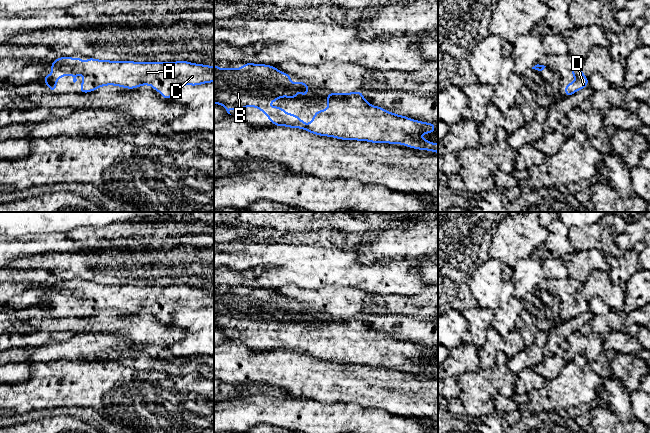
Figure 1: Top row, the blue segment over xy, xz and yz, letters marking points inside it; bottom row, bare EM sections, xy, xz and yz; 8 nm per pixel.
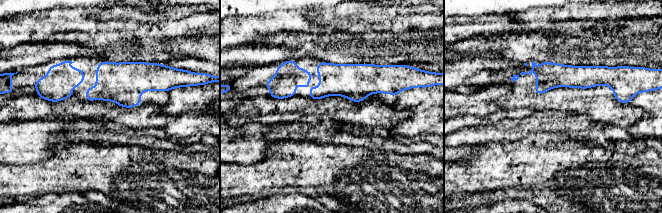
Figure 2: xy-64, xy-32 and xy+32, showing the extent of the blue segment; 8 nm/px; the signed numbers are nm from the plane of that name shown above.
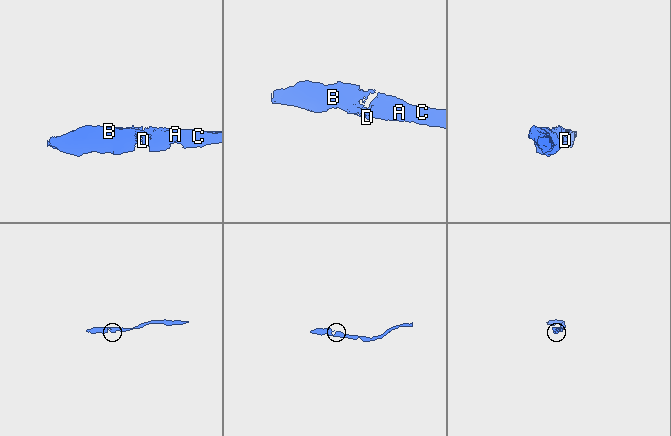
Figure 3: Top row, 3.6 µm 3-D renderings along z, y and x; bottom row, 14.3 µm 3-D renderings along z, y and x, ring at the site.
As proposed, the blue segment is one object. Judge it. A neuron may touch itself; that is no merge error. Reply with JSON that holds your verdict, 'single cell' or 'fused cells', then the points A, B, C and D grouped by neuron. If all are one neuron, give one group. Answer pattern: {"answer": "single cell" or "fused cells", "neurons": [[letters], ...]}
{"answer": "single cell", "neurons": [["A", "B", "C", "D"]]}

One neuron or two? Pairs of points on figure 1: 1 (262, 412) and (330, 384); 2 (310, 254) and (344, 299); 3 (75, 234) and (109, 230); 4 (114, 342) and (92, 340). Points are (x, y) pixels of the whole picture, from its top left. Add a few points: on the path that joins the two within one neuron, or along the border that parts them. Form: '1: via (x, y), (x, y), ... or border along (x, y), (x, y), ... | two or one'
1: border along (291, 397), (311, 398), (319, 401) | two
2: border along (358, 287), (320, 286), (312, 289) | two
3: via (83, 234), (101, 234) | one
4: via (109, 342), (97, 342) | one

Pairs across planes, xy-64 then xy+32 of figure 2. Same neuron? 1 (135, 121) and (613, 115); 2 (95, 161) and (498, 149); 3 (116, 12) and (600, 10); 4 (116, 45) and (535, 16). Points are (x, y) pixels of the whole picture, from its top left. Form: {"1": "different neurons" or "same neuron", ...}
{"1": "same neuron", "2": "same neuron", "3": "same neuron", "4": "different neurons"}

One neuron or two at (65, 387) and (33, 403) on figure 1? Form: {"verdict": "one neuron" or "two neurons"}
{"verdict": "one neuron"}

